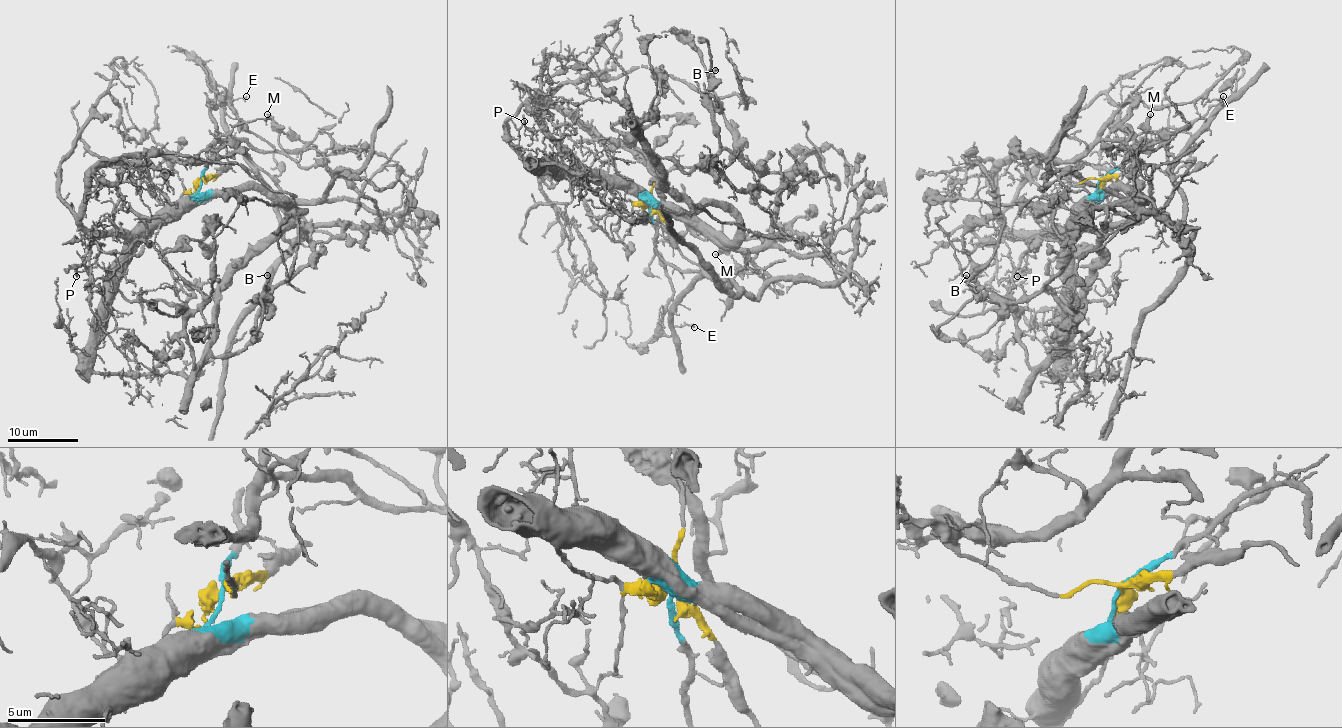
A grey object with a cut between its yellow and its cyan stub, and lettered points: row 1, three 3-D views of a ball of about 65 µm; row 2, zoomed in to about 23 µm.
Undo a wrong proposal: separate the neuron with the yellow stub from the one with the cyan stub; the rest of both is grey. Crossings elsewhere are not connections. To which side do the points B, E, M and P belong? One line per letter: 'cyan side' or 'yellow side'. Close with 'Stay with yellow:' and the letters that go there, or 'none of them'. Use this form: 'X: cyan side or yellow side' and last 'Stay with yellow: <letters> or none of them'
B: cyan side
E: yellow side
M: yellow side
P: cyan side
Stay with yellow: E, M

